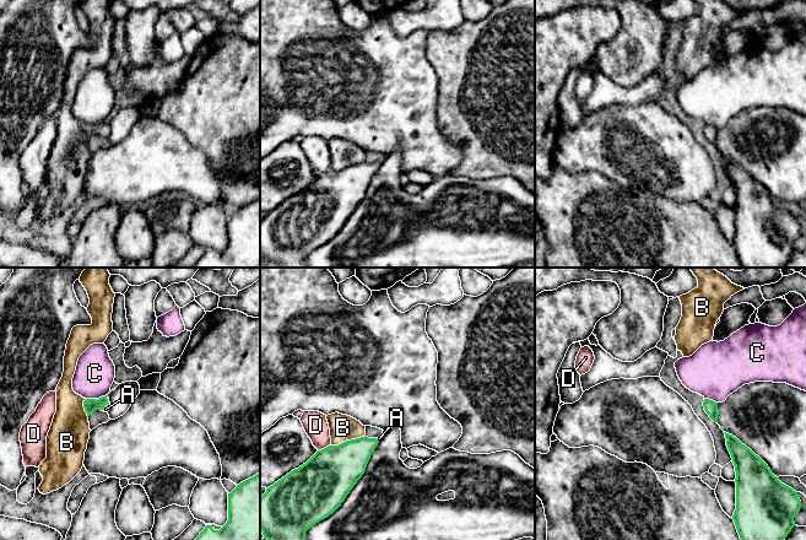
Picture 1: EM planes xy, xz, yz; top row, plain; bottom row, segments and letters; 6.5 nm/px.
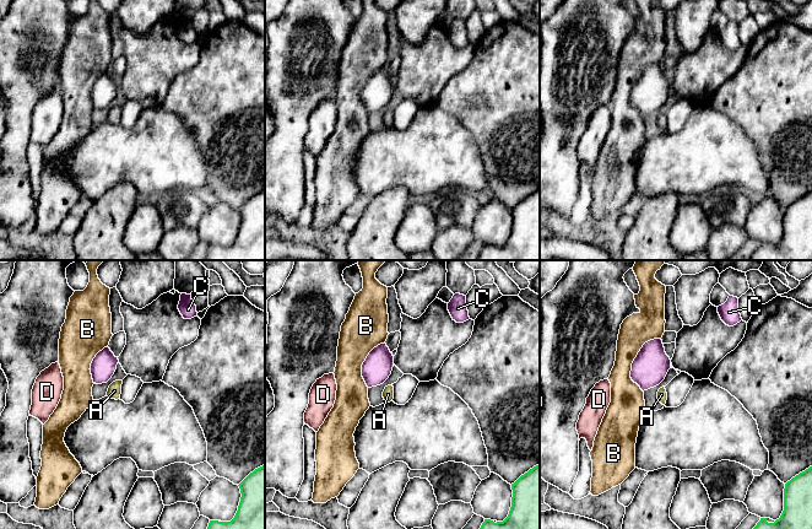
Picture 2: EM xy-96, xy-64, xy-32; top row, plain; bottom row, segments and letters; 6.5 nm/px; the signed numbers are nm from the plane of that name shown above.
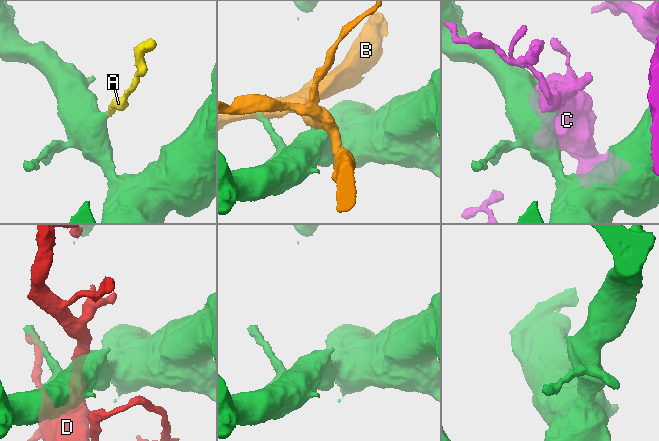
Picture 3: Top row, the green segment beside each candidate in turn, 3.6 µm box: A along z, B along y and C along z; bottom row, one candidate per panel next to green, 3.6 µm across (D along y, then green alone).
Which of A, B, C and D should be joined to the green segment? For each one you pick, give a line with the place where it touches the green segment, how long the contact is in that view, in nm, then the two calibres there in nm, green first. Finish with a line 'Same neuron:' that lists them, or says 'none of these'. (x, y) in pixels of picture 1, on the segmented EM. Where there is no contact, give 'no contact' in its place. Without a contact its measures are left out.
A: xy (107, 403) | 110 nm | 90/50 nm
Same neuron: A

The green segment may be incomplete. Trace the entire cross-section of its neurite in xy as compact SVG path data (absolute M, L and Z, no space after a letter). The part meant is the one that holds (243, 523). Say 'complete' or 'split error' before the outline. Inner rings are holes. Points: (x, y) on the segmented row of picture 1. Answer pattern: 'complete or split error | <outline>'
complete | M260 472L228 493L227 523L220 530L206 525L195 540L260 540Z

